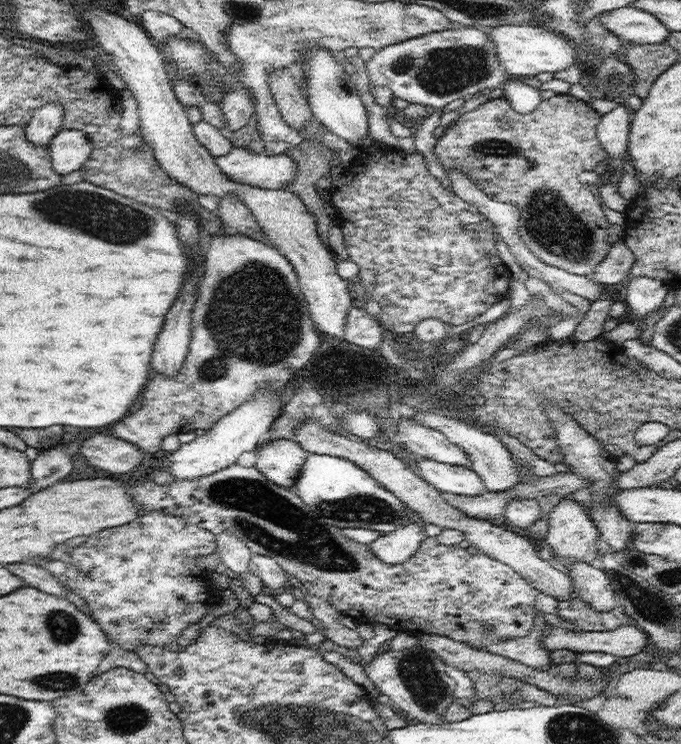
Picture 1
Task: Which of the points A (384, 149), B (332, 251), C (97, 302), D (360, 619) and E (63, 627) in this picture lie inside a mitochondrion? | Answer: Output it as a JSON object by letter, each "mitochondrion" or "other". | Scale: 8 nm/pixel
{"A":"other","B":"other","C":"other","D":"other","E":"mitochondrion"}

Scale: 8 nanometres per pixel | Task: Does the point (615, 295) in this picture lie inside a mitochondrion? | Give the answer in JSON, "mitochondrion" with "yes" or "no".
{"mitochondrion":"no"}

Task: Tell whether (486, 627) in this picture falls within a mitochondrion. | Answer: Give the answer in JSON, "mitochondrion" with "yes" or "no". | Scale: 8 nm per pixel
{"mitochondrion":"yes"}

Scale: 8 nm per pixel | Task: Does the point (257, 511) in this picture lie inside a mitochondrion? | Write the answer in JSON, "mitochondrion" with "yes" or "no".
{"mitochondrion":"yes"}

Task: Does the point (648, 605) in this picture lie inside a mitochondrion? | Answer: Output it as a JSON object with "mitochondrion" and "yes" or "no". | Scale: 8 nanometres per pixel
{"mitochondrion":"yes"}

